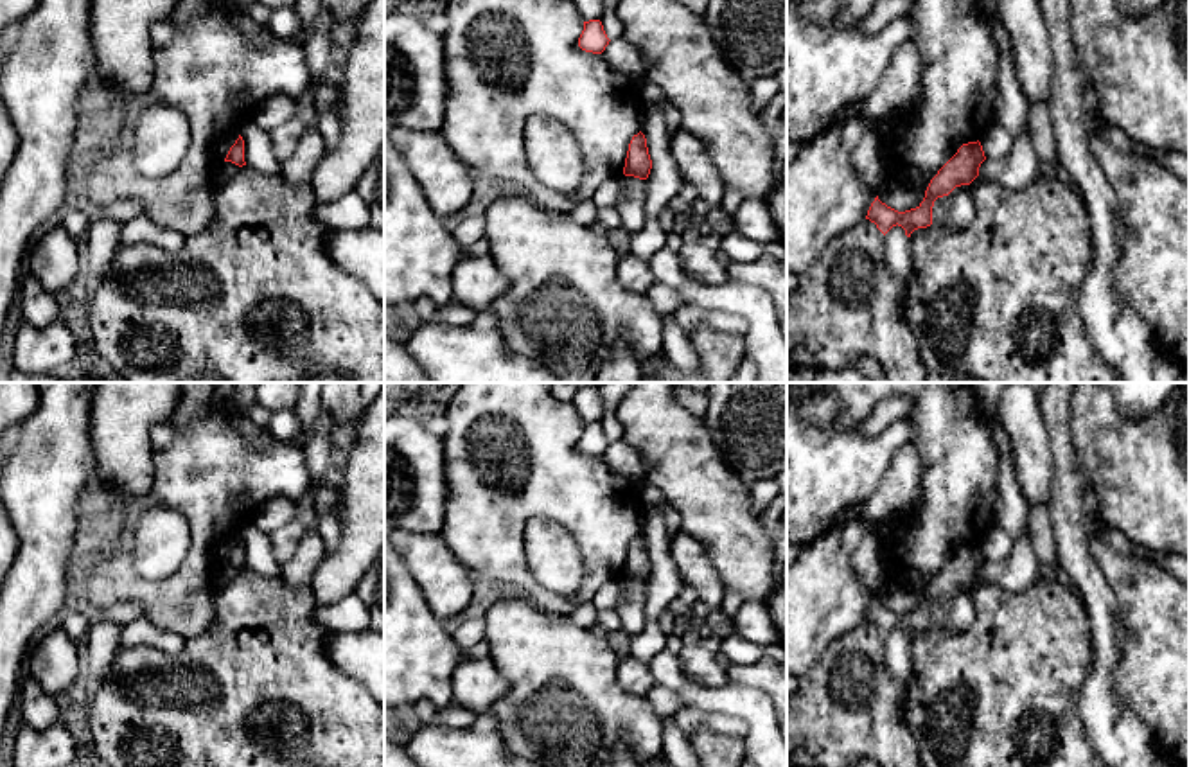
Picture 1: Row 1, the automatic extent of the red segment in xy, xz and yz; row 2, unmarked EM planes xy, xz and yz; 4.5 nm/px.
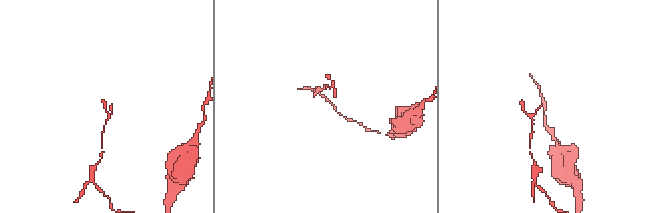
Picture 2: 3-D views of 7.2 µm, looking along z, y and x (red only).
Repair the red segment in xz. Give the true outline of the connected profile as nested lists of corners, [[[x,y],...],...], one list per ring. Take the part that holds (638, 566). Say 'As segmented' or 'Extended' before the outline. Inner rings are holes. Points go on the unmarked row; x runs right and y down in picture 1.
As segmented. [[[639,533],[638,537],[632,539],[629,546],[623,577],[647,582],[650,577],[650,571],[652,571],[652,562],[648,557],[647,541]]]

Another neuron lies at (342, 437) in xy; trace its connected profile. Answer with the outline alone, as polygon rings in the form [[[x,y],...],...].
[[[352,422],[347,429],[334,424],[332,428],[332,447],[334,447],[334,465],[341,462],[348,444],[352,442],[357,422]]]

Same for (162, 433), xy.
[[[171,420],[158,422],[151,428],[149,435],[153,451],[167,449],[176,436],[176,428]]]

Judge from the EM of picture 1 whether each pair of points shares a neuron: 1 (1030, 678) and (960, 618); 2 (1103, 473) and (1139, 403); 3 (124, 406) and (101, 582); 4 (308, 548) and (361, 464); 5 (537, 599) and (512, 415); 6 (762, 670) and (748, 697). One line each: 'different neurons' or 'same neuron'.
1: different neurons
2: different neurons
3: different neurons
4: different neurons
5: same neuron
6: different neurons

